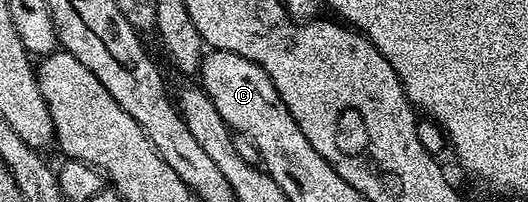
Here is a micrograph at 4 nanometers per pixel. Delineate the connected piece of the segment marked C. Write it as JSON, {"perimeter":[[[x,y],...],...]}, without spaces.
{"perimeter":[[[210,48],[201,58],[199,84],[211,103],[215,103],[215,111],[223,115],[230,130],[247,135],[247,139],[259,147],[260,164],[271,179],[278,182],[284,177],[302,179],[312,169],[313,152],[307,143],[307,135],[299,131],[299,123],[259,63],[232,51]]]}

